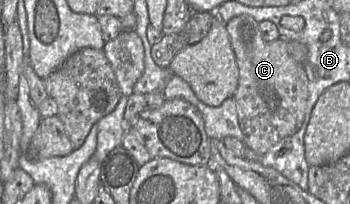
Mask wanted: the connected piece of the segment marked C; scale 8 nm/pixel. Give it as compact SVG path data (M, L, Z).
M236 16L225 26L239 69L238 86L233 98L236 103L240 128L244 134L244 144L259 155L265 155L272 146L282 139L294 135L301 128L309 96L308 78L303 65L289 53L287 41L281 37L275 41L265 41L262 38L259 23L253 17Z

